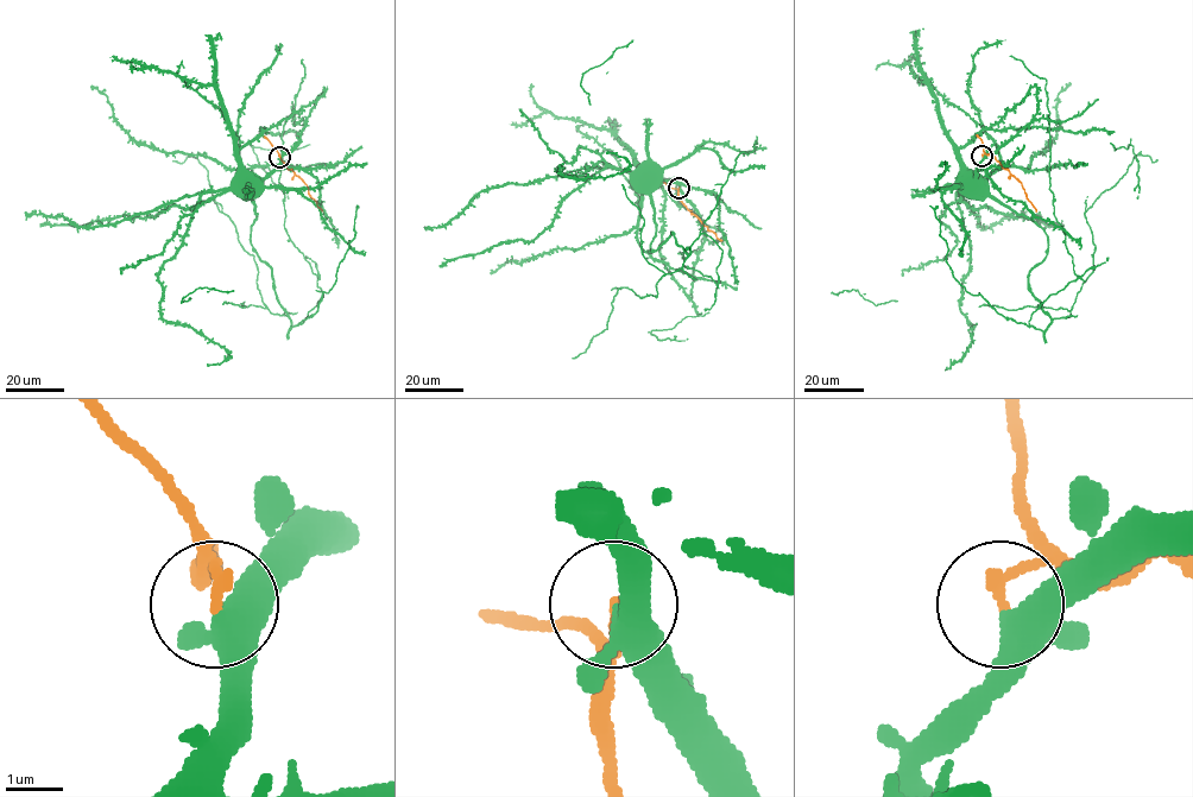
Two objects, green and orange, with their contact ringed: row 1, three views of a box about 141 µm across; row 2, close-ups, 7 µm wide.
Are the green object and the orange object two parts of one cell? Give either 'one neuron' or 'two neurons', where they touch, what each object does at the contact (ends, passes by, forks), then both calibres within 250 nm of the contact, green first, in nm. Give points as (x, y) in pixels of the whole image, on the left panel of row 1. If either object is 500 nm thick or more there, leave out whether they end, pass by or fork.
two neurons; at (279, 157); green forks there; orange ends there; 340 nm thick on the green side, 190 nm on the other

